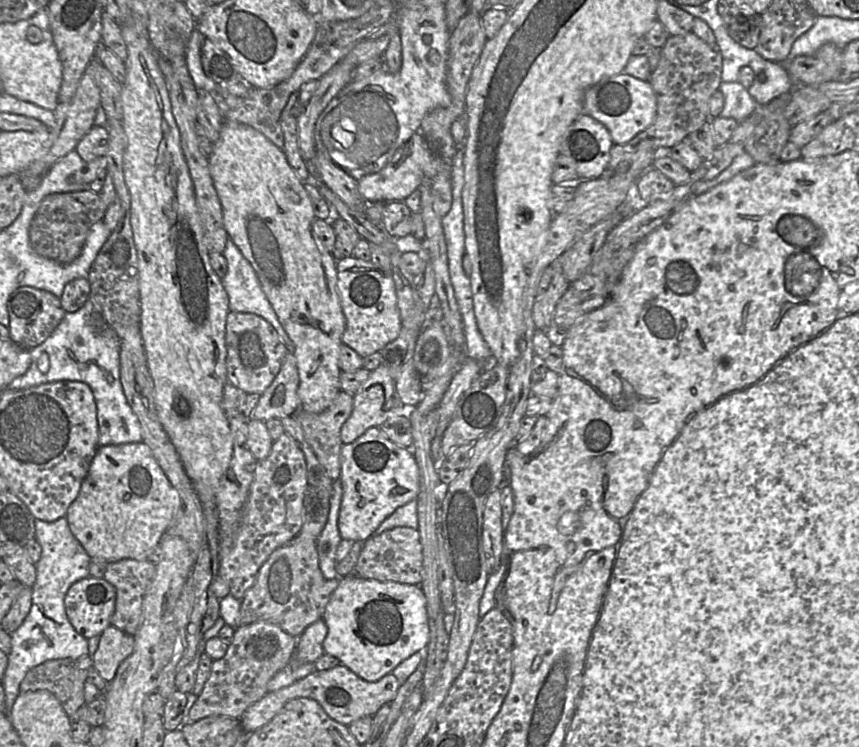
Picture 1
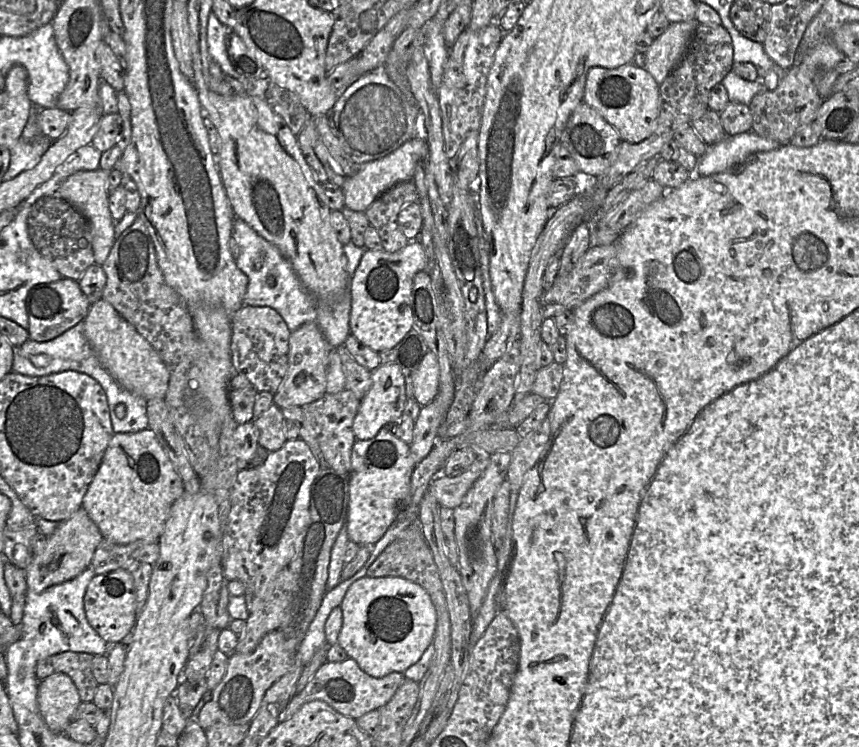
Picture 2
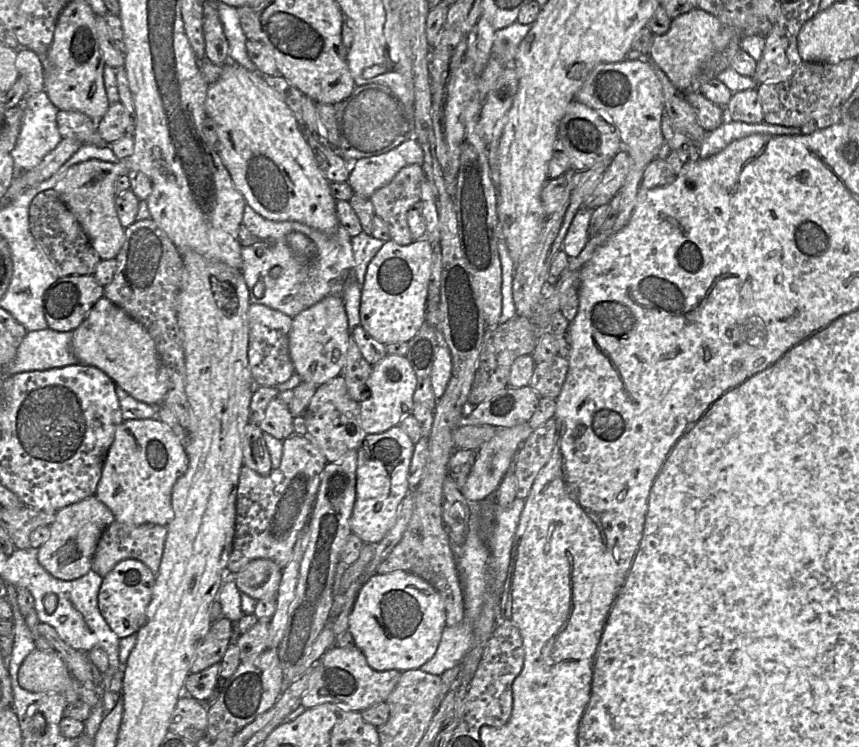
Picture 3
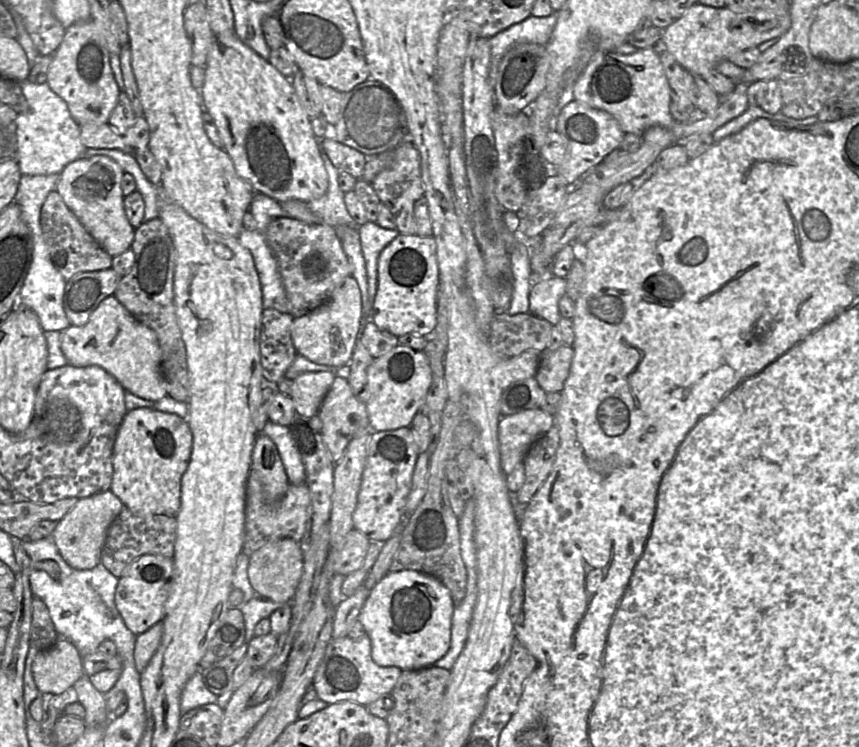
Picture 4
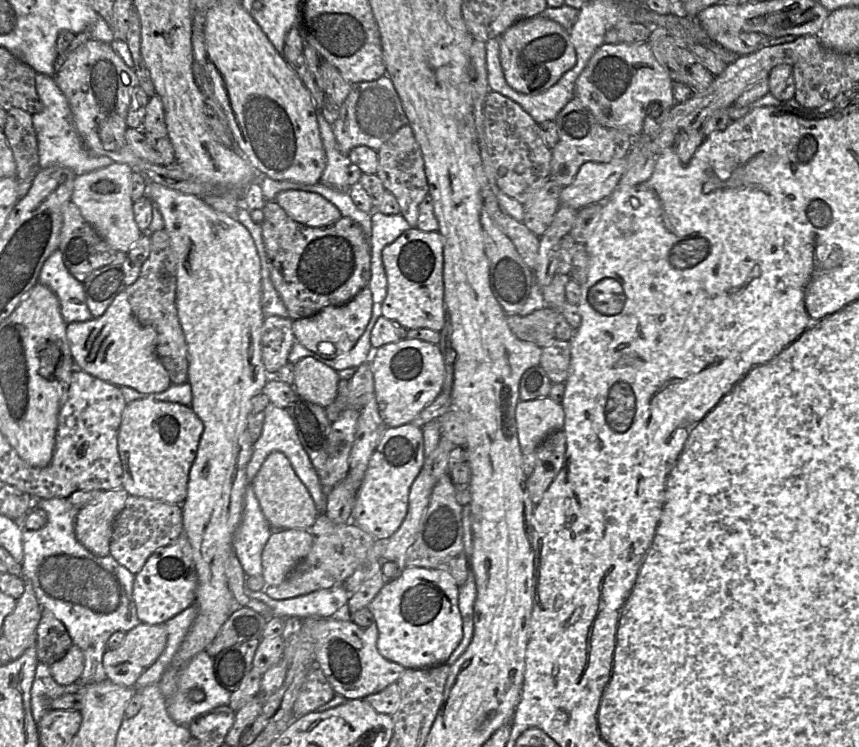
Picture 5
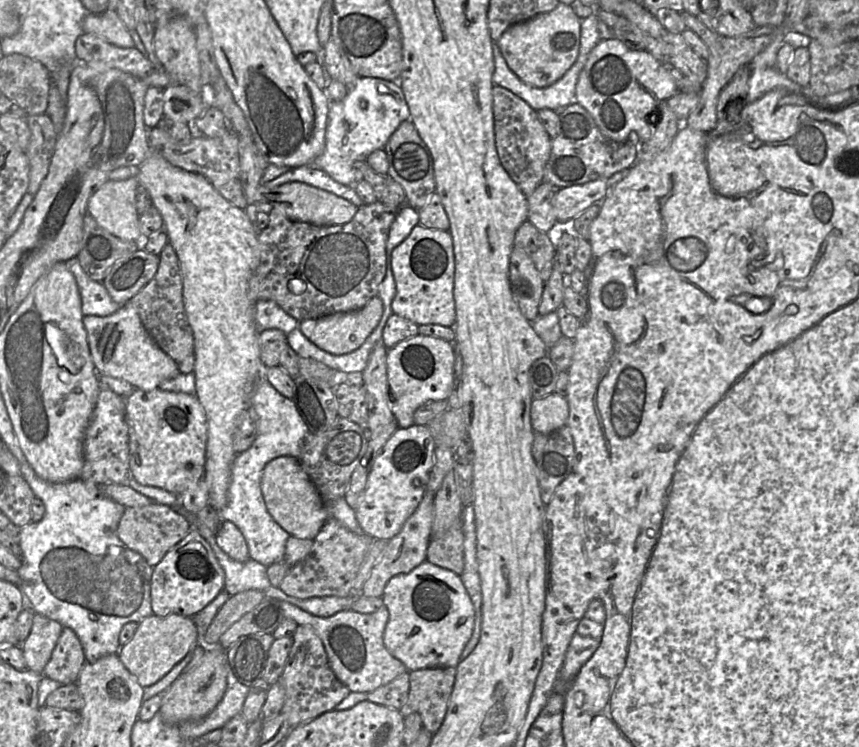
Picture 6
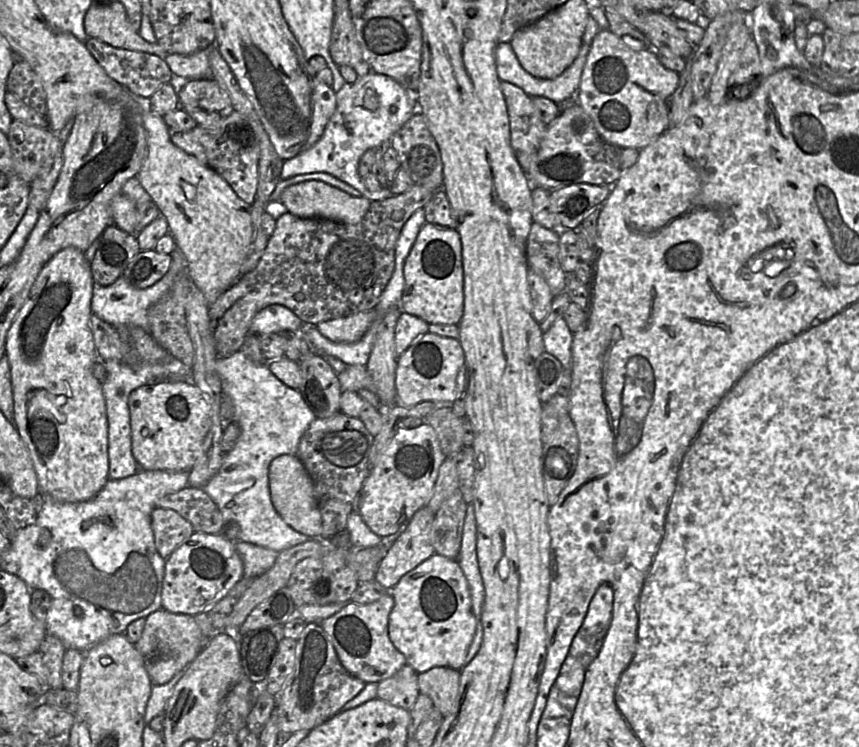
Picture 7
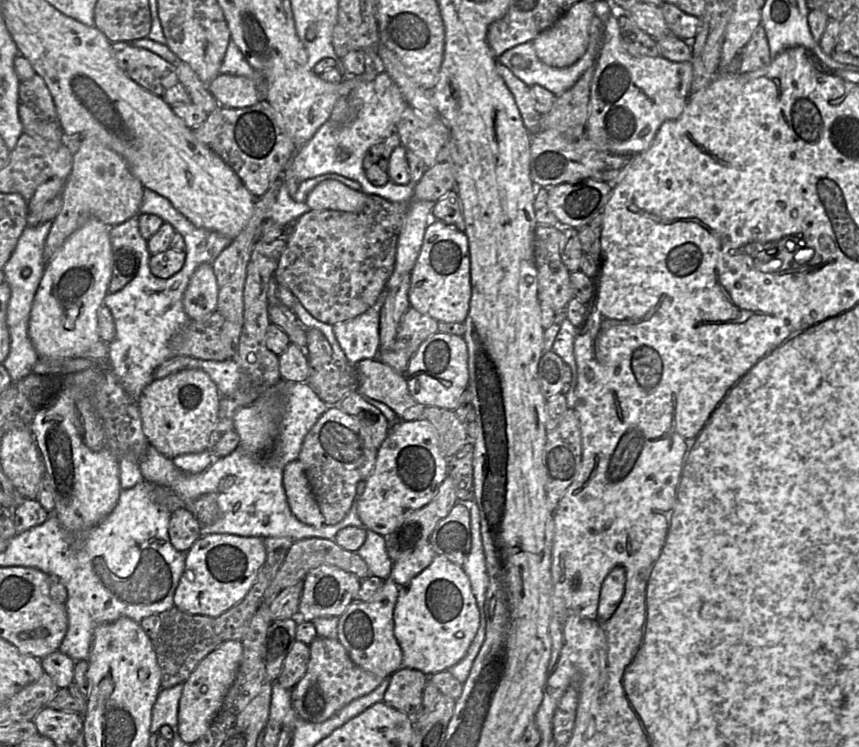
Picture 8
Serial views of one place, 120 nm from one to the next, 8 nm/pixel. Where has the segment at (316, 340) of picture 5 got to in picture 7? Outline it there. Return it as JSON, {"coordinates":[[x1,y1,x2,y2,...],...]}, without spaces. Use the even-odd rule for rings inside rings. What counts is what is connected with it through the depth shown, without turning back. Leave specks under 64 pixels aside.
{"coordinates":[[376,310,349,315,343,318,321,322,316,325,319,333,335,343,354,343,366,333,376,319]]}

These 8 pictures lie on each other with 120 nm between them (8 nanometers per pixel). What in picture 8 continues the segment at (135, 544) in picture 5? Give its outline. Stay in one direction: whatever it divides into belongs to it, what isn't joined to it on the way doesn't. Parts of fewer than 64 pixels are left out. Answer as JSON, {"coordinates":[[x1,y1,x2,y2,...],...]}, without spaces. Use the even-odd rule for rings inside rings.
{"coordinates":[[177,509,170,515,168,534,172,546,186,553,201,537,201,524,186,509]]}

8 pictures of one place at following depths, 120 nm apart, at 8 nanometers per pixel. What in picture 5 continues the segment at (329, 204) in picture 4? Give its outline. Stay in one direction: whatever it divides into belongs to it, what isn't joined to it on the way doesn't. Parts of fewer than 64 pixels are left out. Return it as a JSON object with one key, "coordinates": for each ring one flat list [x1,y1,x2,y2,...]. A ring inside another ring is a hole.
{"coordinates":[[320,114,317,115,317,118,326,156,326,167,320,182,337,190,348,190,347,168,351,164,350,160,339,150,333,133,333,125,329,124]]}

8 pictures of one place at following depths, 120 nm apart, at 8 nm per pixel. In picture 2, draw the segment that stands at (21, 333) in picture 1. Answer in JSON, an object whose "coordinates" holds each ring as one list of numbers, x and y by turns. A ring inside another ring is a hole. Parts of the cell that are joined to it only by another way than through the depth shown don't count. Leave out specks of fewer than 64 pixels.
{"coordinates":[[61,278,58,281,38,284,27,294,25,299,28,314,29,339,38,342,52,340,79,322,83,322,91,303,81,291,78,280]]}

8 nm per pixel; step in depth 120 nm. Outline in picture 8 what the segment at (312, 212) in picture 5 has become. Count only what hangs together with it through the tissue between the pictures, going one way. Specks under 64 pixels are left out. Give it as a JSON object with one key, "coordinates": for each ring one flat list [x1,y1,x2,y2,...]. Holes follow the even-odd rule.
{"coordinates":[[325,180,308,194,305,203,310,210,335,210,359,213,366,206,367,195,336,181]]}

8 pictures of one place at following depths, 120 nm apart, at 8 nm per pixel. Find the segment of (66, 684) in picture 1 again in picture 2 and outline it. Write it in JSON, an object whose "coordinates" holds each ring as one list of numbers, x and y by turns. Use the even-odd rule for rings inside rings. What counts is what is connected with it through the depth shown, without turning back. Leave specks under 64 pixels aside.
{"coordinates":[[66,651,37,663,35,674,42,681,55,673,64,673,74,682,81,702,92,702,99,686,93,676,94,655]]}

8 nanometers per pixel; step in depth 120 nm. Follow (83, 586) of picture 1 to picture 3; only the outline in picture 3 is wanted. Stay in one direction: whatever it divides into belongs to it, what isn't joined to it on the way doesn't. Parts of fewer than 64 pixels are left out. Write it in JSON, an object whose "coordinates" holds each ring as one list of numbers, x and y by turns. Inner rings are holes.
{"coordinates":[[126,559,103,577,98,593,98,607,101,615,120,638,136,634,146,621,146,610,151,601,156,574,137,559]]}

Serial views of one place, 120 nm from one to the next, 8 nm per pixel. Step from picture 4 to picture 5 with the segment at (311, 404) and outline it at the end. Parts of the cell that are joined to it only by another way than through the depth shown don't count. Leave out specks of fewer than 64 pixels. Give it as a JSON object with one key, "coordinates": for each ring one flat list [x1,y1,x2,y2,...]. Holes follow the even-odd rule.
{"coordinates":[[312,357,303,358,294,365,295,393,324,408,335,400,339,380,337,371]]}

